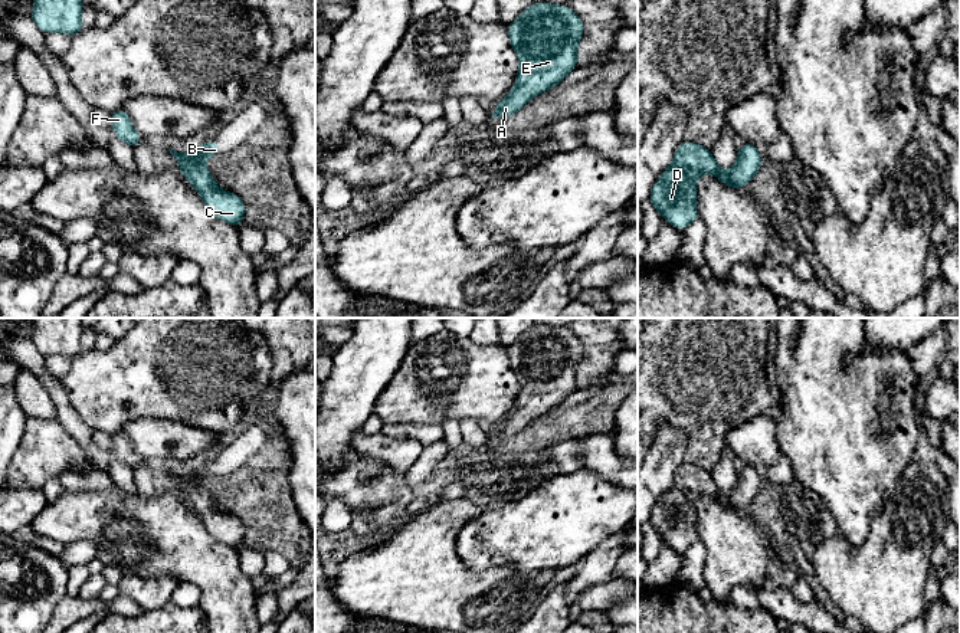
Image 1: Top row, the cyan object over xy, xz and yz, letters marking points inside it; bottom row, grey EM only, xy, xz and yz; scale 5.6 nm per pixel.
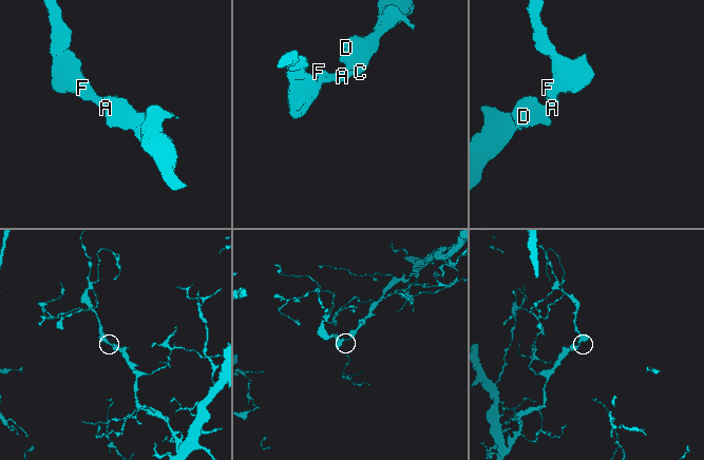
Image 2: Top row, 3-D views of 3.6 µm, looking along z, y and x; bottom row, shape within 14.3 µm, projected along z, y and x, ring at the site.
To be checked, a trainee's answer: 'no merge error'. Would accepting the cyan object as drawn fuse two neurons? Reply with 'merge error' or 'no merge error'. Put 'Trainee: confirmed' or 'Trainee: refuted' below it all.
no merge error
Trainee: confirmed

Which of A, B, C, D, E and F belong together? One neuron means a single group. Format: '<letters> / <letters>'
A B C D E F

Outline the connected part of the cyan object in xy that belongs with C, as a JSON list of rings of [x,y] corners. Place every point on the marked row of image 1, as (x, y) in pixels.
[[[214,140],[204,142],[190,152],[168,151],[180,163],[177,171],[191,183],[209,211],[219,220],[240,227],[245,211],[243,200],[237,194],[216,187],[213,176],[203,165],[206,157],[220,154],[220,147]]]

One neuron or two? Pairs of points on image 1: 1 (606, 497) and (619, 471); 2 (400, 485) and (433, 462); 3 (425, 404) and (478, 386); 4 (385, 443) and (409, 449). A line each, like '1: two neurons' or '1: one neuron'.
1: two neurons
2: two neurons
3: one neuron
4: one neuron

